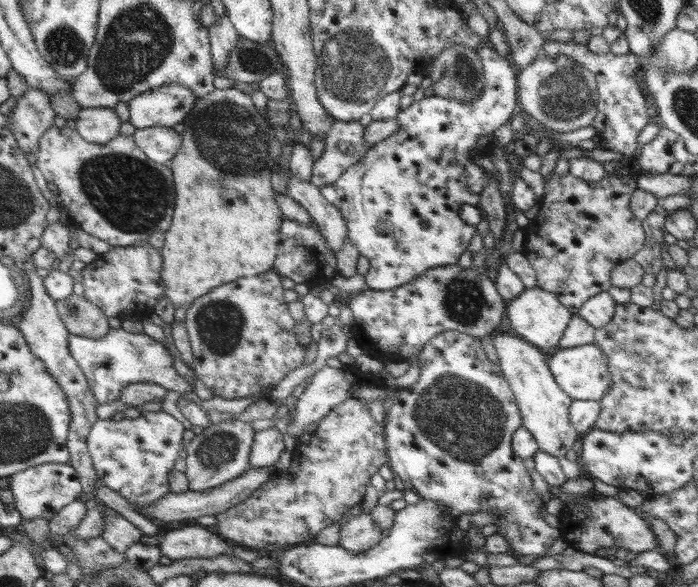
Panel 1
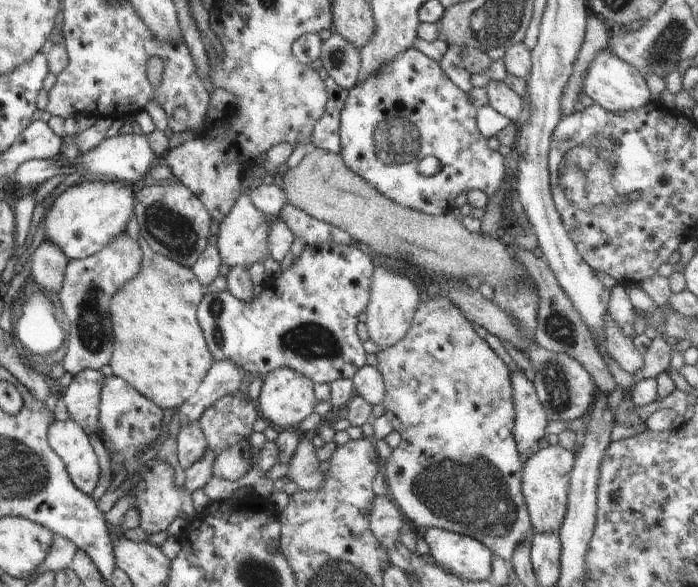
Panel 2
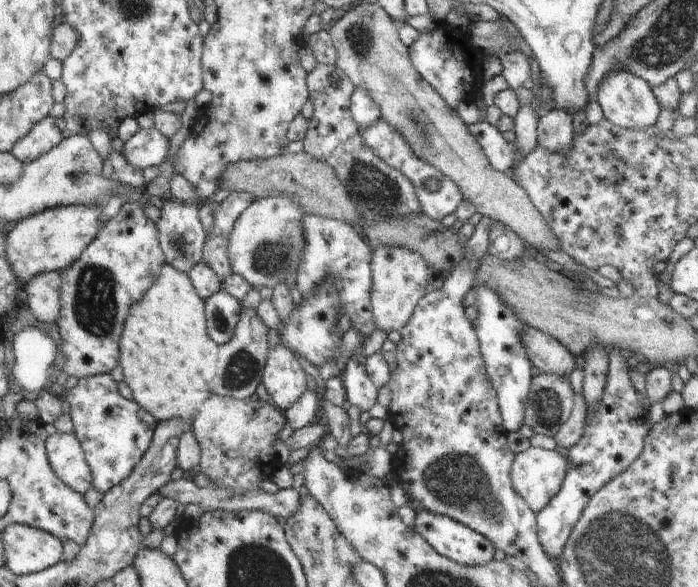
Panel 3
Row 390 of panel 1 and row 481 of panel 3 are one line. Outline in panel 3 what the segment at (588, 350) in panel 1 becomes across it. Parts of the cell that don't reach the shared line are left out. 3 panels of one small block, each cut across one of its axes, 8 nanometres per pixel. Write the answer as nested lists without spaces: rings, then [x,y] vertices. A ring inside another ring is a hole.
[[[608,345],[605,350],[609,354],[609,366],[602,402],[594,414],[590,414],[590,410],[586,408],[582,438],[577,445],[568,448],[568,453],[564,456],[570,464],[566,468],[562,488],[548,502],[546,508],[536,513],[538,538],[543,551],[550,558],[558,559],[562,556],[570,532],[586,508],[588,500],[612,478],[622,474],[644,452],[646,436],[653,426],[649,418],[650,408],[644,408],[644,398],[634,388],[628,375],[627,354],[614,345]],[[584,462],[591,462],[594,466],[594,470],[586,475],[580,474],[578,470],[578,466]]]

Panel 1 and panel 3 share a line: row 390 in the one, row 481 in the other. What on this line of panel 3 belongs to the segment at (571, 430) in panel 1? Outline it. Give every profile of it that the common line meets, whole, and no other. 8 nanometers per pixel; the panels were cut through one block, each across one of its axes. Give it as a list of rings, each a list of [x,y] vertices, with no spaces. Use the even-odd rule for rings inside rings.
[[[532,445],[527,450],[514,454],[514,462],[510,468],[510,480],[516,494],[537,513],[546,508],[548,502],[560,492],[568,464],[570,462],[560,452],[549,451]]]

